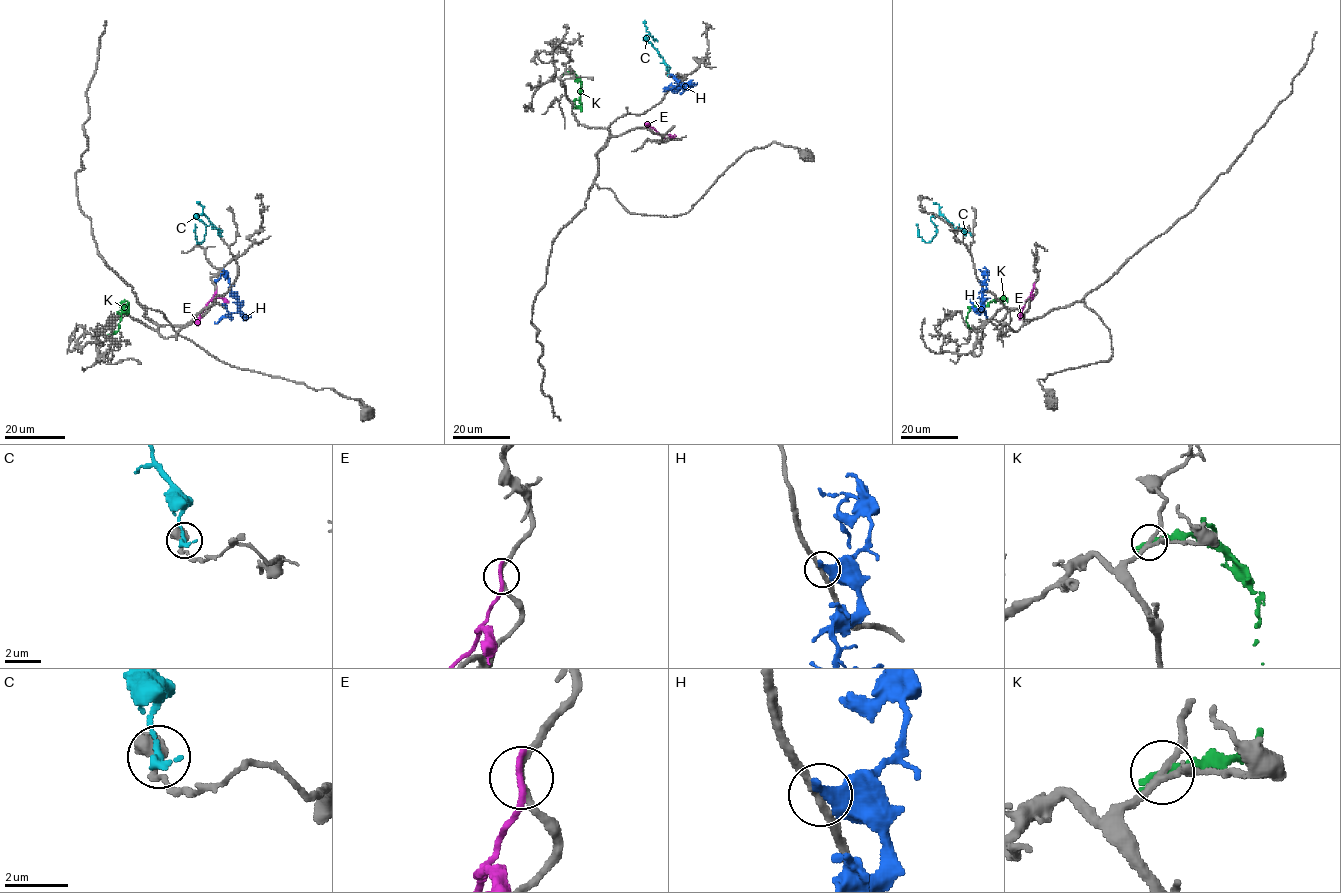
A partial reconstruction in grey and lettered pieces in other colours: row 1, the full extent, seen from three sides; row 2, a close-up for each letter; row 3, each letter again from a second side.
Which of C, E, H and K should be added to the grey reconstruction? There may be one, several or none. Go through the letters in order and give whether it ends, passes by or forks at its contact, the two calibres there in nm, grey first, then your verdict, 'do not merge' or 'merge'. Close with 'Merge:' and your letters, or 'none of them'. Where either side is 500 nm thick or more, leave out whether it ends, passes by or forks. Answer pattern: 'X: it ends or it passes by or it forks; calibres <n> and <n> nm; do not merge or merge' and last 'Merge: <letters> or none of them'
C: it passes by; calibres 260 and 160 nm; do not merge
E: it ends; calibres 240 and 280 nm; do not merge
H: it ends; calibres 220 and 360 nm; merge
K: it ends; calibres 190 and 260 nm; do not merge
Merge: H

